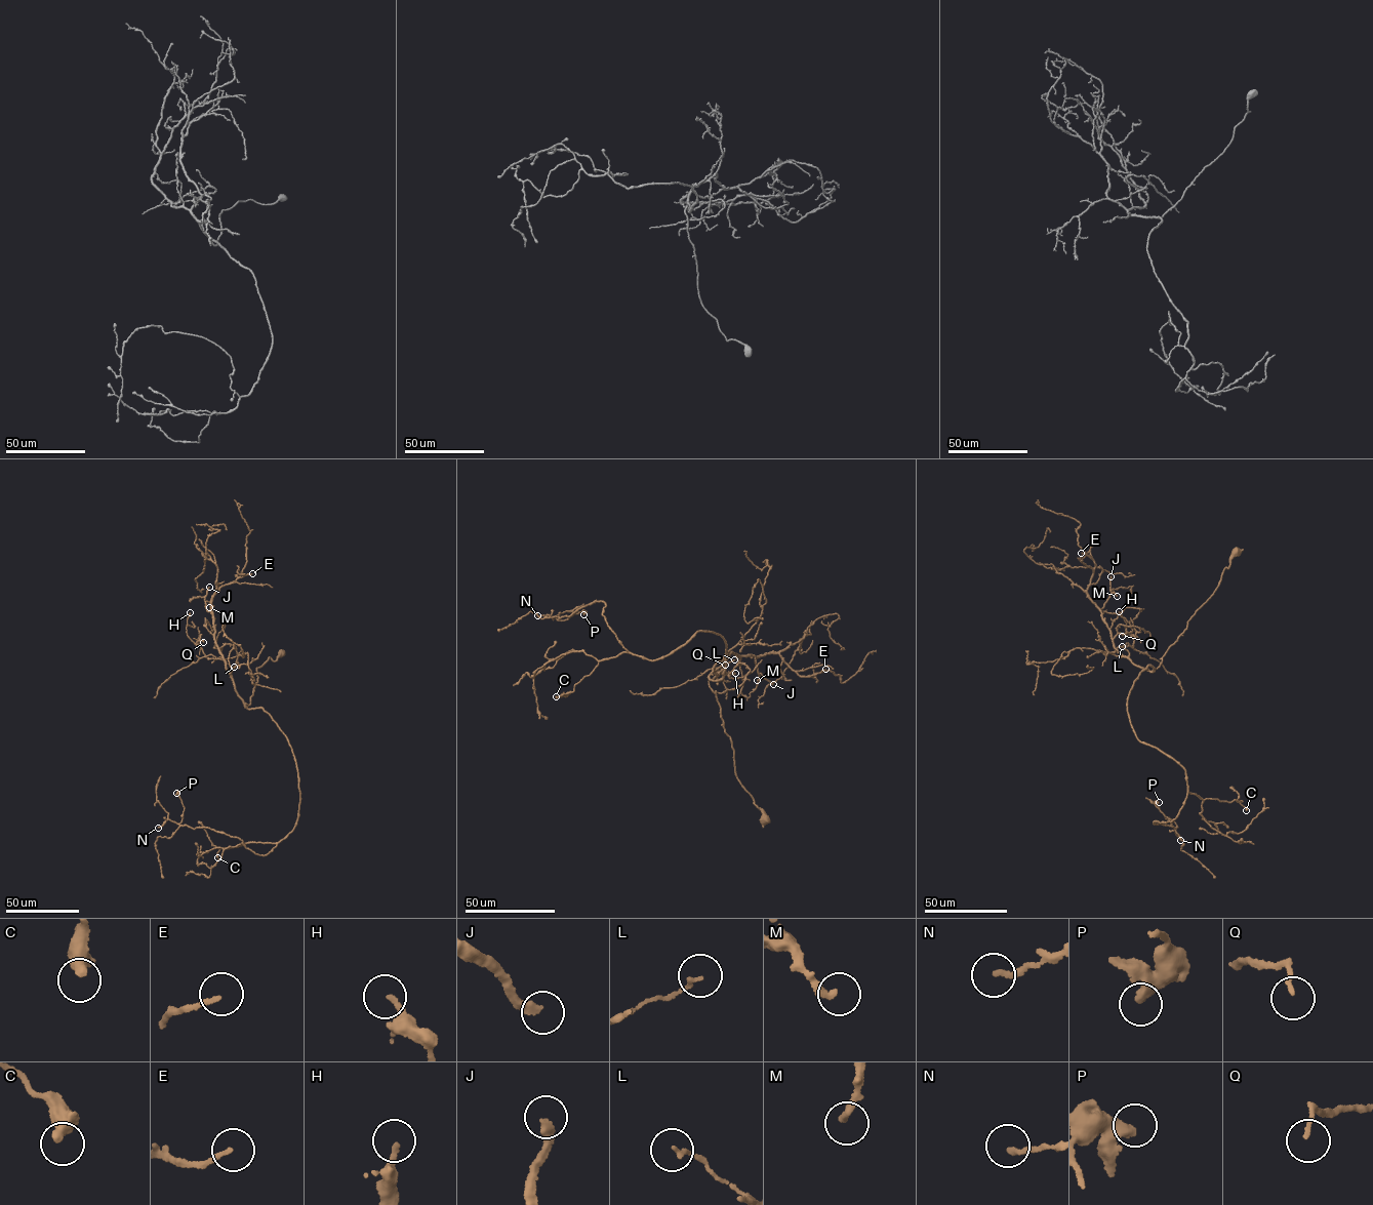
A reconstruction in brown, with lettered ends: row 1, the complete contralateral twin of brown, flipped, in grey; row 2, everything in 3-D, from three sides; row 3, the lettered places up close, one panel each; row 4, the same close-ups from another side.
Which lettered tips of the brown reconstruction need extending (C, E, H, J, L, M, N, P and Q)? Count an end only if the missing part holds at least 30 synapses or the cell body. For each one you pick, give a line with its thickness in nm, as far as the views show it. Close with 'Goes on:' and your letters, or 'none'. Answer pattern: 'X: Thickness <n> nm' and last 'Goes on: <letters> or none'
J: Thickness 320 nm
Goes on: J

